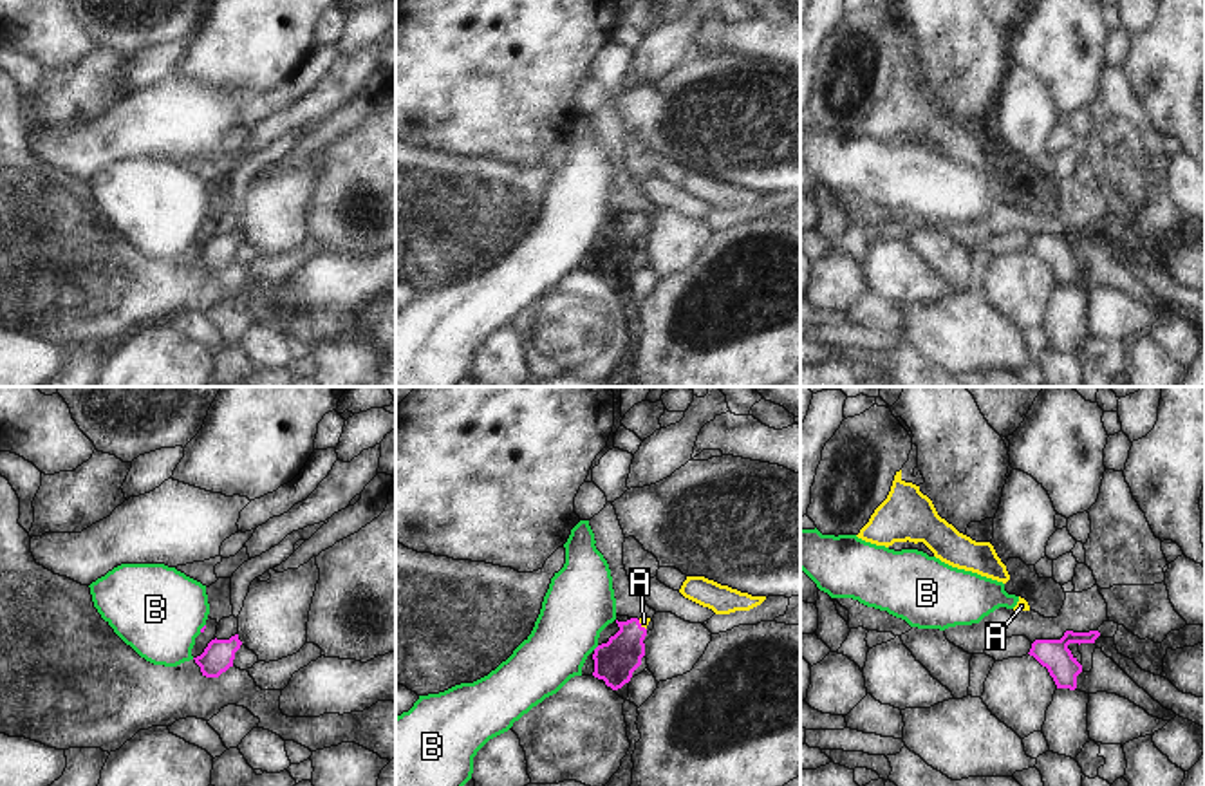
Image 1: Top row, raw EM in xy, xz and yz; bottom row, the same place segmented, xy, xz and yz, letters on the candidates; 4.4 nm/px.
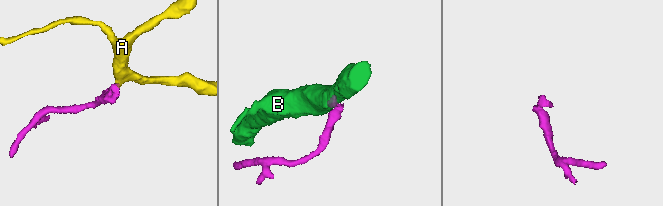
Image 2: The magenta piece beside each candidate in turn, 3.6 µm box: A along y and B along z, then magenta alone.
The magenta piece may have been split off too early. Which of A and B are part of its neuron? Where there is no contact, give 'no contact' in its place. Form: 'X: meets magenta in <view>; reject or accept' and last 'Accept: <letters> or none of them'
A: meets magenta in xz; accept
B: meets magenta in xz; reject
Accept: A

